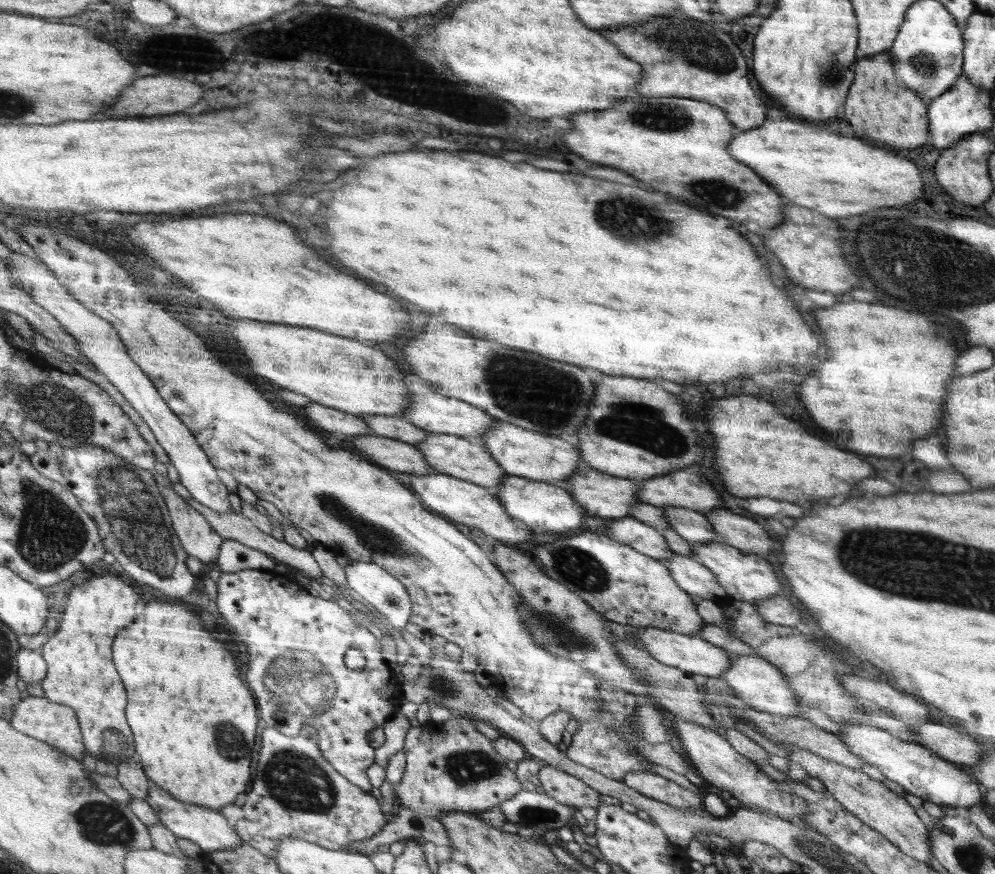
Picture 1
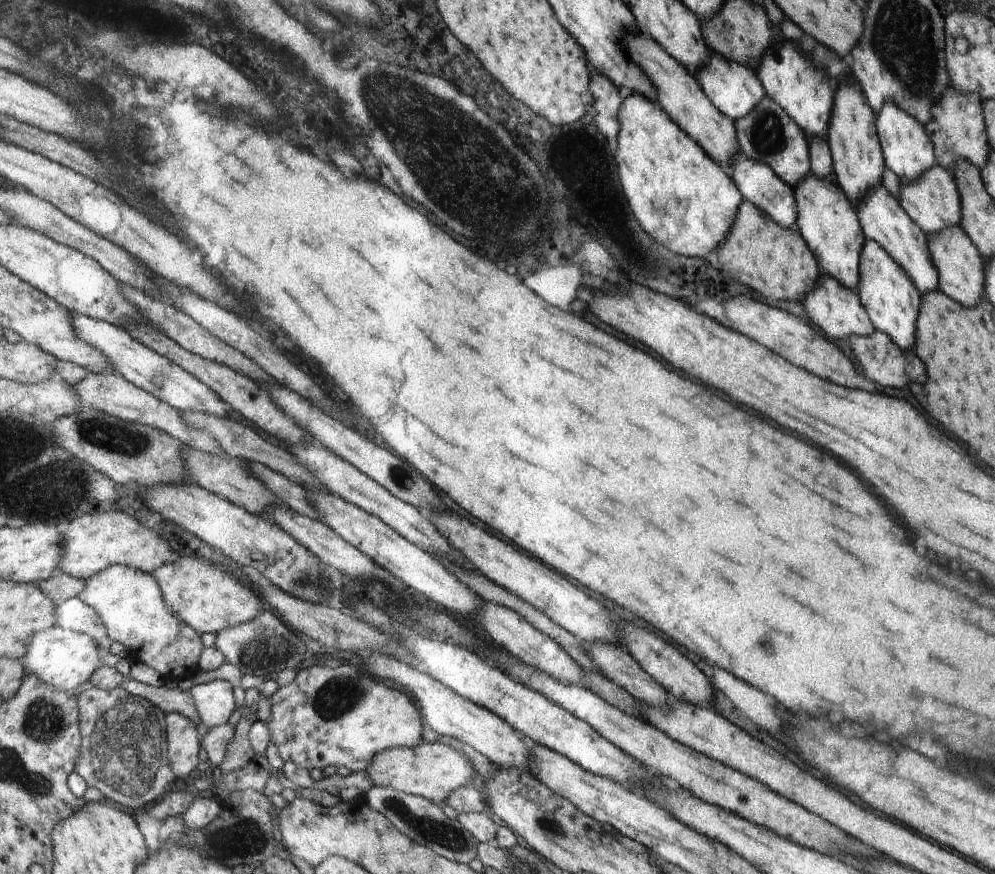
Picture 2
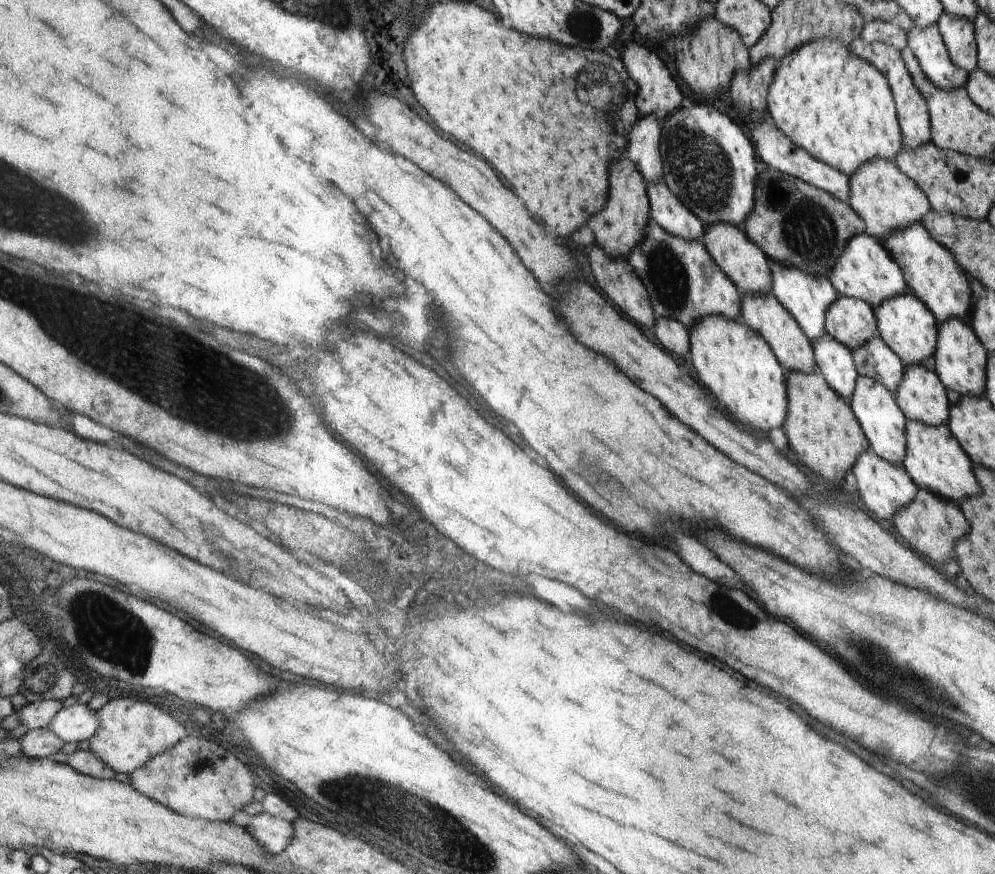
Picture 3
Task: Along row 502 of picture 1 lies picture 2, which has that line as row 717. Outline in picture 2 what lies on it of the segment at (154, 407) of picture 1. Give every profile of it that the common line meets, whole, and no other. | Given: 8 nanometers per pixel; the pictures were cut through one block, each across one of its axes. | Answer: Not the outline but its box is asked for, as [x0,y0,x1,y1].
[189,679,238,729]

